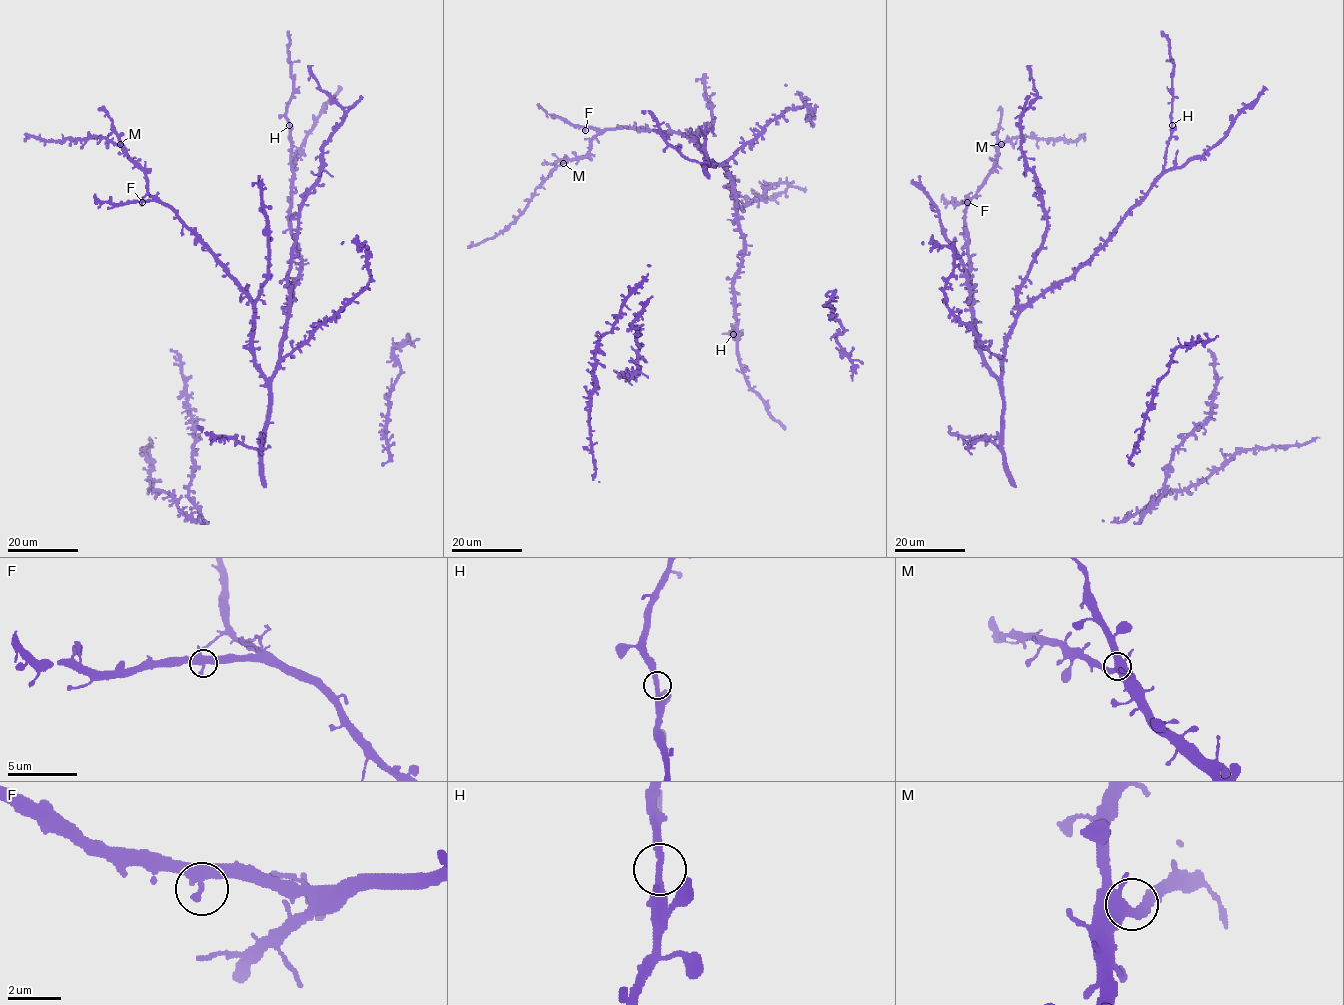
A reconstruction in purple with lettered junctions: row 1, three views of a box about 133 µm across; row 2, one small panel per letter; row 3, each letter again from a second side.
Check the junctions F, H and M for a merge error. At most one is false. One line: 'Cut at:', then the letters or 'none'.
Cut at: none

